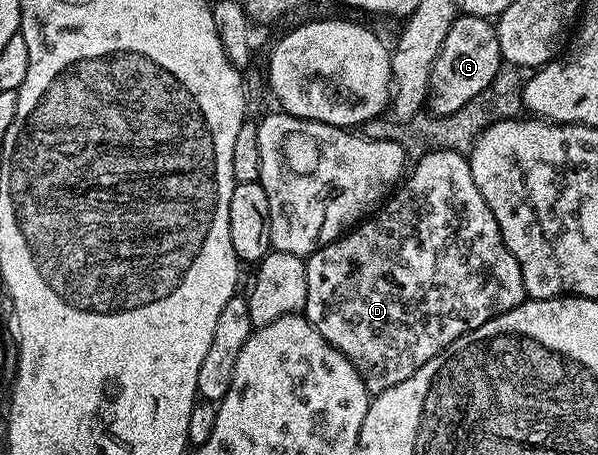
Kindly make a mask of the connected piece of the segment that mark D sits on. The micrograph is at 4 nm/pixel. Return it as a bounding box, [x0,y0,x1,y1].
[303,149,527,395]

